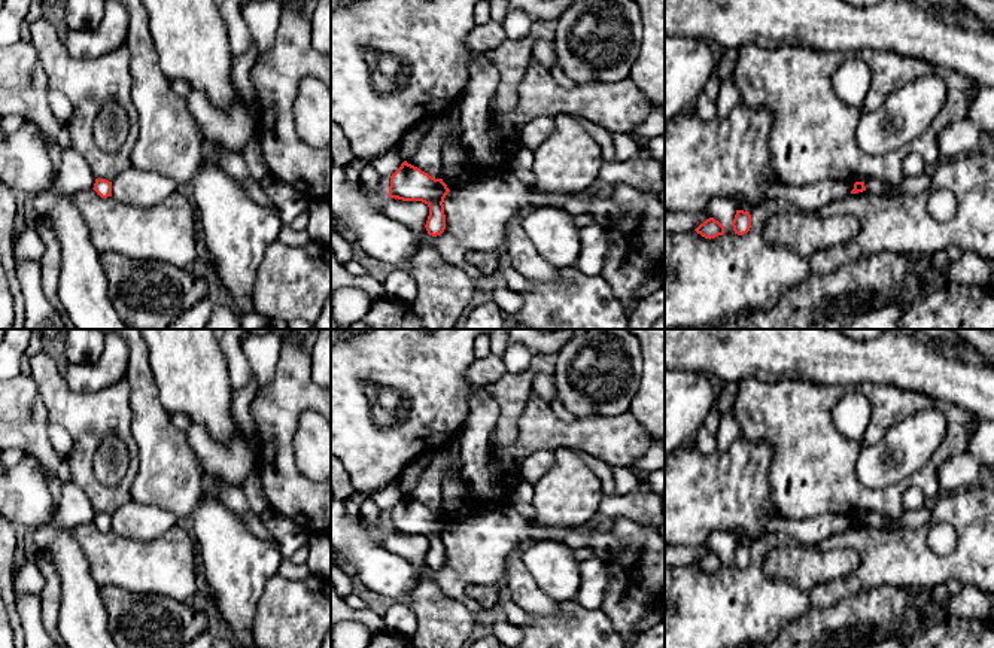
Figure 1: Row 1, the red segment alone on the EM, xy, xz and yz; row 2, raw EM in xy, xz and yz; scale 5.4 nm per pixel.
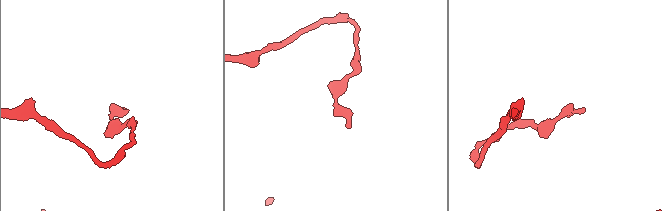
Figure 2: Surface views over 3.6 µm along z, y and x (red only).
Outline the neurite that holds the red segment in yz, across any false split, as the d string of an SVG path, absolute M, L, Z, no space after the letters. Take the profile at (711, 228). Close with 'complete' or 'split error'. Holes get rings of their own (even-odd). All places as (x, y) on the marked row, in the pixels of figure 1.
M714 217L706 219L703 223L700 223L696 229L697 234L700 234L705 238L715 238L718 235L724 234L724 226L715 220Z | complete

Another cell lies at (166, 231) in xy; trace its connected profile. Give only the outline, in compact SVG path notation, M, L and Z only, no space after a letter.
M94 189L72 195L100 255L113 252L130 259L161 261L191 268L197 258L197 209L174 192L151 207L101 198Z

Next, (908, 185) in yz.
M928 167L917 177L903 177L899 183L872 179L864 182L866 191L879 197L894 198L900 195L917 195L931 189L933 170Z

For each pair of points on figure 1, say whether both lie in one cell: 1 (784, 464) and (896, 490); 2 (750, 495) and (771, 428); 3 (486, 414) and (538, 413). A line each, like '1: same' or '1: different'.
1: same
2: different
3: different

